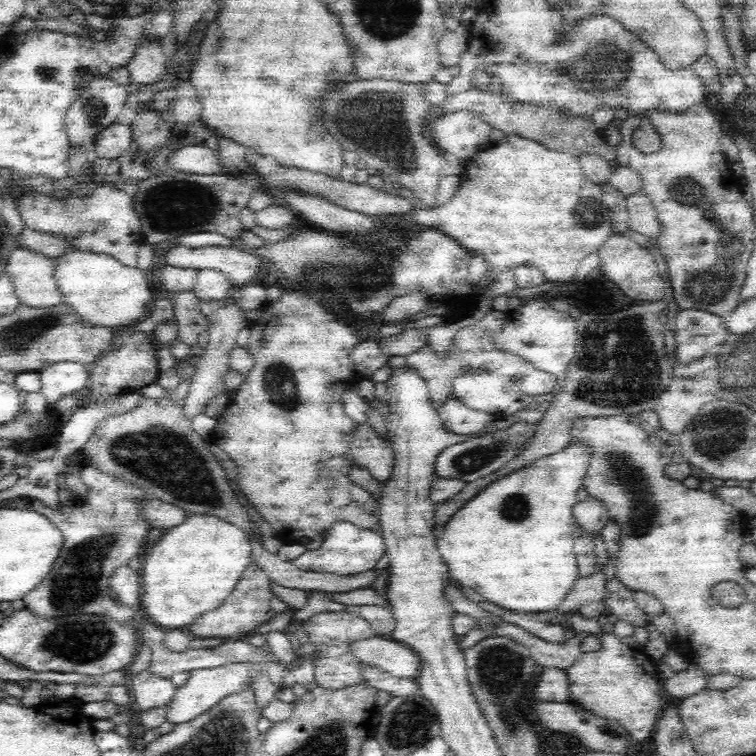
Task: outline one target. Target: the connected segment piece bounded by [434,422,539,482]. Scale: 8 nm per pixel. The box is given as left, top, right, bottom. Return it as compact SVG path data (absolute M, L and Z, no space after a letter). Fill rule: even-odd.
M516 422L512 426L502 431L491 431L488 438L475 438L478 436L469 436L465 442L454 444L442 450L434 462L435 476L444 480L445 478L459 478L465 482L476 481L480 478L495 474L506 462L516 458L518 454L530 443L536 436L539 424L528 424L526 422Z

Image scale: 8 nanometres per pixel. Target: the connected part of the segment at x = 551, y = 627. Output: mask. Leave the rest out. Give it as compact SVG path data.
M502 610L500 617L527 630L530 634L546 641L561 643L566 640L564 637L564 626L548 623L547 620L533 617L526 613L517 613L509 610Z

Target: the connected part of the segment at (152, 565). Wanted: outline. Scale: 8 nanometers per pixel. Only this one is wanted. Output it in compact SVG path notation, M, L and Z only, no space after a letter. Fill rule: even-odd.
M186 514L182 524L170 528L161 541L148 547L142 555L139 579L143 613L164 630L183 630L187 623L217 609L229 597L242 573L250 566L251 558L252 545L245 530L211 514Z

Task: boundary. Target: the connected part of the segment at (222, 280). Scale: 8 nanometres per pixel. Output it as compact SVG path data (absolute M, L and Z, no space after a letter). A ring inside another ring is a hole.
M197 270L193 293L202 302L217 301L228 296L234 290L231 282L218 270Z

